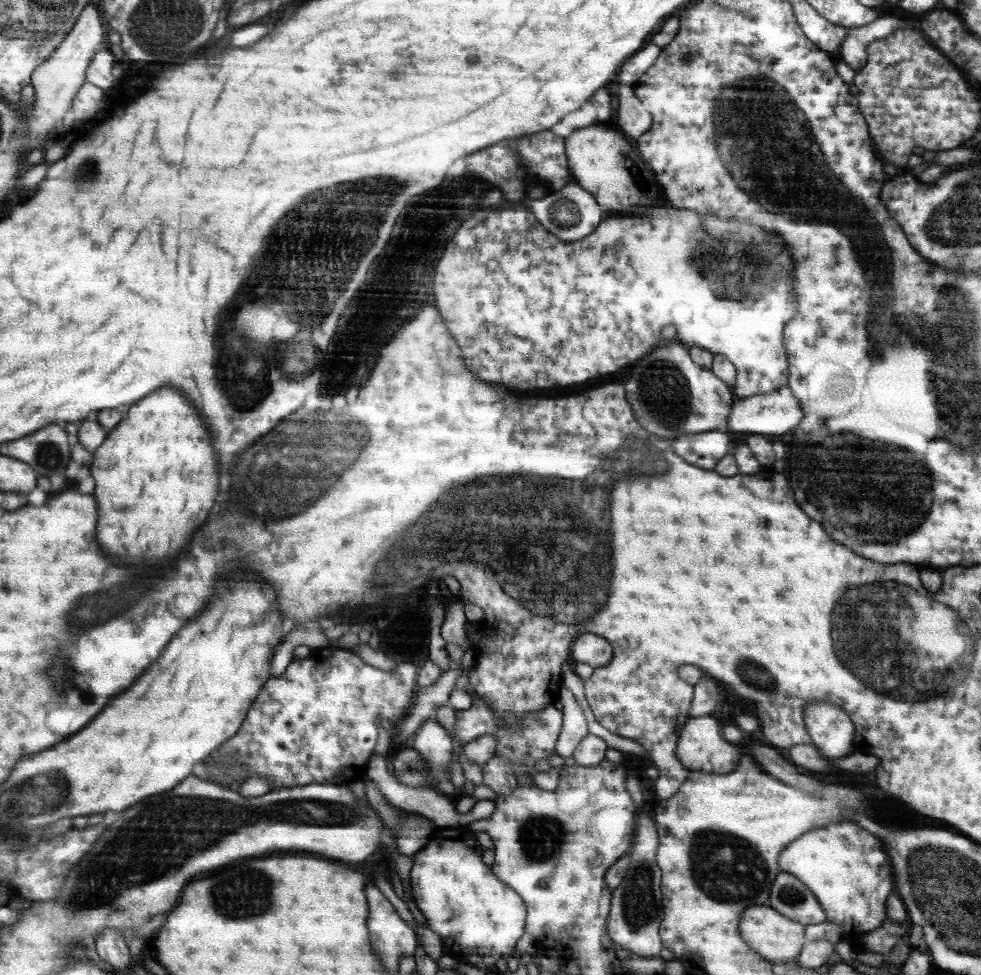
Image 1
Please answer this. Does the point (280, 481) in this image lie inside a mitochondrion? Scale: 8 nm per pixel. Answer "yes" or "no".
yes

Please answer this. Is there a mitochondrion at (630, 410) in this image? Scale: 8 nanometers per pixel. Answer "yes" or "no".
no

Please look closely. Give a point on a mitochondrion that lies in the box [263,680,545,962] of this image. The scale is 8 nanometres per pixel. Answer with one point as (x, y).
(410, 768)

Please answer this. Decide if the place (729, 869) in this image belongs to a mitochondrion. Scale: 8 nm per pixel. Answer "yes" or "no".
yes

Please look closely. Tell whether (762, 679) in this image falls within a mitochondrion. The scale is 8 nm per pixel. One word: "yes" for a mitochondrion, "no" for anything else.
yes

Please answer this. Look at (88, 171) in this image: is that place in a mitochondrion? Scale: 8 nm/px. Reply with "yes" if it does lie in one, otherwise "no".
yes

